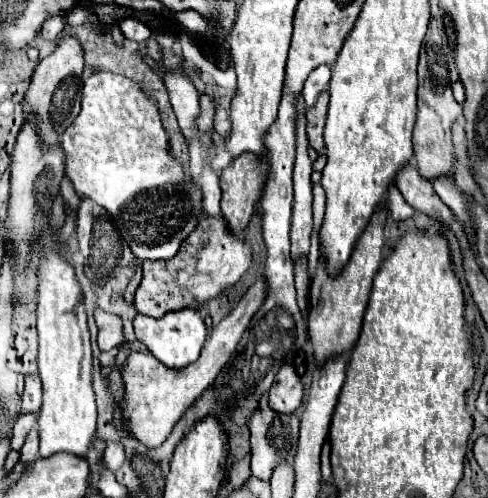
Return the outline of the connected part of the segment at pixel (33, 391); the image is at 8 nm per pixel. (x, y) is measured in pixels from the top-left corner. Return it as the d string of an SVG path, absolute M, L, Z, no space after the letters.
M33 374L25 382L21 414L37 414L39 408L41 408L41 384L39 384L39 374Z

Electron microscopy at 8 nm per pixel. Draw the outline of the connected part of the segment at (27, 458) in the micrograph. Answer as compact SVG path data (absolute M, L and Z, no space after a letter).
M33 428L33 430L29 432L29 436L27 436L27 440L25 440L21 452L19 452L19 464L23 464L23 466L33 464L33 462L37 460L37 450L39 450L39 434L37 434L37 430Z

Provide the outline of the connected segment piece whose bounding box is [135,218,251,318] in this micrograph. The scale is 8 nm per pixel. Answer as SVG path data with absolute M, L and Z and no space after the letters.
M203 218L195 232L183 240L179 252L169 260L145 260L143 262L143 280L135 292L135 308L153 318L161 318L167 312L183 308L201 308L209 300L217 298L231 284L237 284L239 278L247 272L251 264L251 248L245 240L233 236L225 220Z

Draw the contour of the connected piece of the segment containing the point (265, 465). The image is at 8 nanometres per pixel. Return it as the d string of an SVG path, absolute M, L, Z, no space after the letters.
M263 396L263 404L259 404L259 410L249 422L251 430L251 472L255 478L269 482L275 464L281 460L289 462L293 466L297 438L299 438L299 414L277 414L267 406L267 396Z

